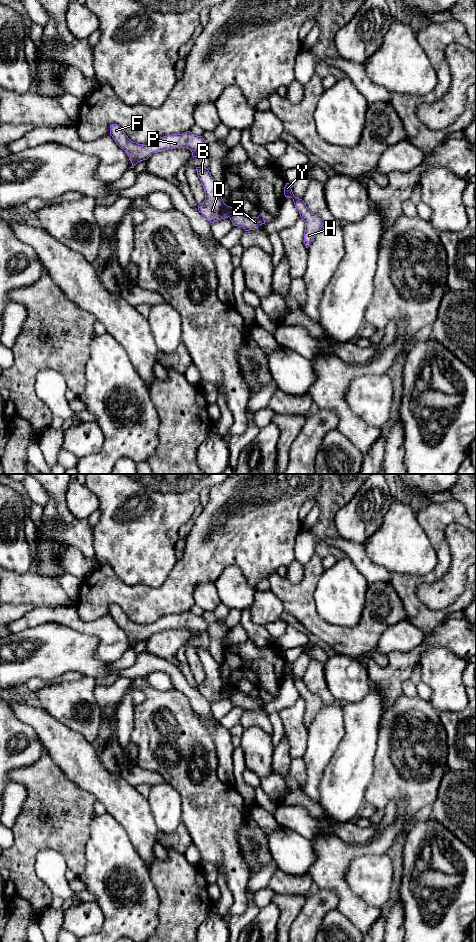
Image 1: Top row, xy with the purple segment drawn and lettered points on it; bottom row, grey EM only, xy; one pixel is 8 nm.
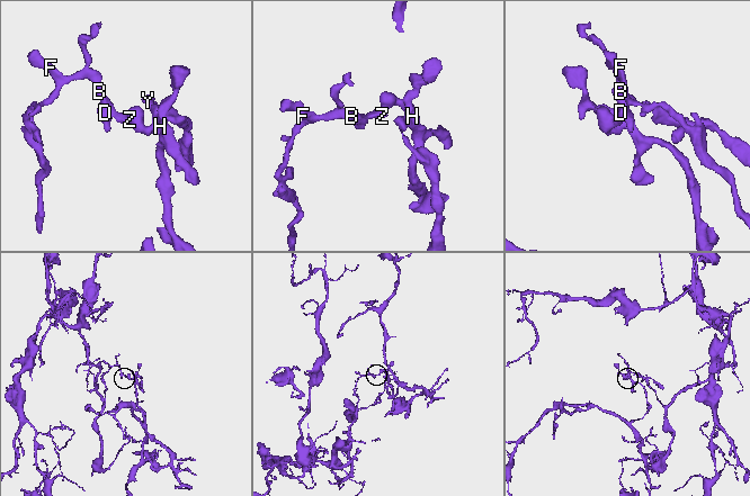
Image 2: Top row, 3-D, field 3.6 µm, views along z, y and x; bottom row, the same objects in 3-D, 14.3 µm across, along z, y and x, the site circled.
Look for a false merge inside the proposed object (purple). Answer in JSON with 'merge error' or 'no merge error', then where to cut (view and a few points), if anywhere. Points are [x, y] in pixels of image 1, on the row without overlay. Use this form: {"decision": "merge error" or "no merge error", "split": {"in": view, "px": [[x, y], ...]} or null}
{"decision": "merge error", "split": {"in": "xy", "px": [[233, 689], [228, 696]]}}

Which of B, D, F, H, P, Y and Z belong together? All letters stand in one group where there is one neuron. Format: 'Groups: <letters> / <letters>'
Groups: B D F P / H Y Z

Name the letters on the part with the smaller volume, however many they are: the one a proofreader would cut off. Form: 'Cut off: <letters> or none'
Cut off: H, Y, Z

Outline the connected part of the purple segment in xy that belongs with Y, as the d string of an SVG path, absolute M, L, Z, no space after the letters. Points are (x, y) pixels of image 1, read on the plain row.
M286 663L284 667L284 675L285 677L293 679L294 685L299 692L300 697L305 702L304 724L306 728L308 728L324 704L316 694L312 693L307 688L306 684L302 679L299 679L294 676L289 663Z

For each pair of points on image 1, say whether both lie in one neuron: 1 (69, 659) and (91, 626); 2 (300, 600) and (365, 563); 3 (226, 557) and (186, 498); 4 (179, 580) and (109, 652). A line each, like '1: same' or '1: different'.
1: different
2: different
3: different
4: different

